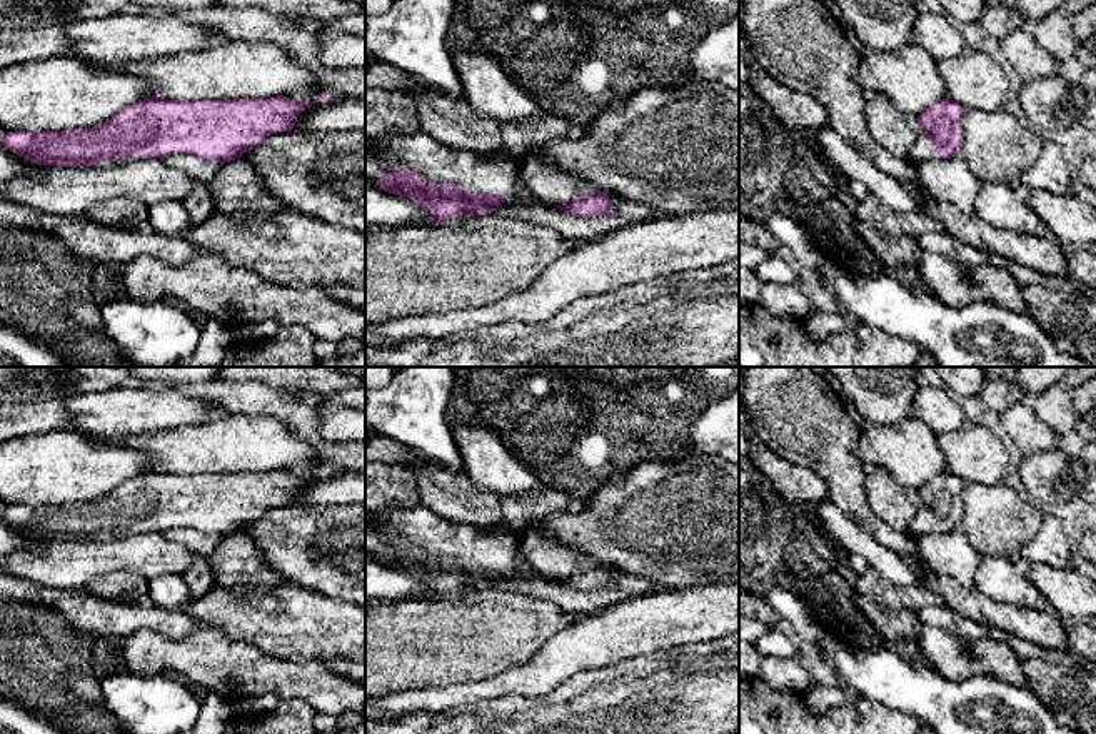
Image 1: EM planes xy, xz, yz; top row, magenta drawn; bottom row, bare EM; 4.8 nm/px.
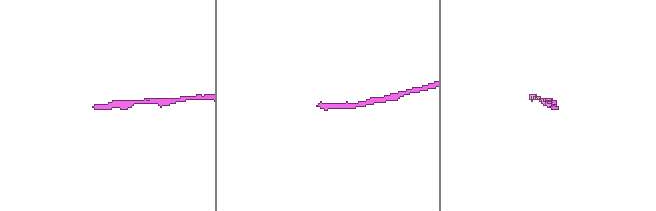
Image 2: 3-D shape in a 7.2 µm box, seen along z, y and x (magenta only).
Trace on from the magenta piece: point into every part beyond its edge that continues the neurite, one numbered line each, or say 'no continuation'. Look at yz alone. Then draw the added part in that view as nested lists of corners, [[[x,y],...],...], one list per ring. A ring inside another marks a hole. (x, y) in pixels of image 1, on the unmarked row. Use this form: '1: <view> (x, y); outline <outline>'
1: yz (921, 526); outline [[[924,505],[918,507],[906,534],[914,542],[928,534],[939,534],[934,524],[928,519],[928,509]]]

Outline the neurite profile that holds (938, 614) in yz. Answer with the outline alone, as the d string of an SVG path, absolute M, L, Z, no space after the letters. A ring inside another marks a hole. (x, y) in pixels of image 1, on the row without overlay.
M938 601L931 606L923 606L916 611L923 626L933 626L951 632L954 637L964 641L976 641L986 637L991 631L986 624L978 624L971 617L958 614L954 609Z

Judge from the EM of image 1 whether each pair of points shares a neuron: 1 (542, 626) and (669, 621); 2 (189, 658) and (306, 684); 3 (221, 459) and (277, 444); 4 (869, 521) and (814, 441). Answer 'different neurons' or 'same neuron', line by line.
1: different neurons
2: same neuron
3: same neuron
4: same neuron

